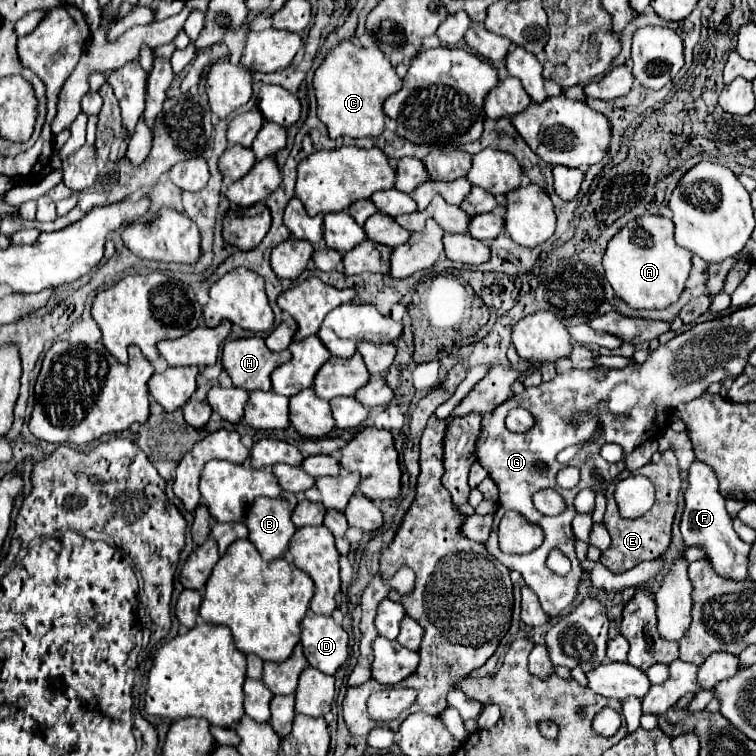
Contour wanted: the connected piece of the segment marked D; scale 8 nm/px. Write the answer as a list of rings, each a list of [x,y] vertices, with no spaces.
[[[306,614],[300,622],[300,642],[308,664],[324,674],[334,674],[348,658],[348,634],[332,616]]]

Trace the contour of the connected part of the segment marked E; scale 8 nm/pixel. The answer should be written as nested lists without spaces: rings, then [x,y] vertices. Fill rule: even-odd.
[[[664,452],[660,462],[658,464],[646,464],[642,466],[638,472],[634,474],[642,474],[646,476],[654,486],[656,486],[656,502],[654,502],[654,508],[650,508],[644,516],[640,518],[634,518],[634,520],[624,520],[620,518],[618,514],[618,506],[616,506],[616,500],[614,500],[614,484],[618,480],[624,480],[626,476],[630,476],[630,472],[622,472],[614,482],[608,484],[606,488],[606,498],[608,498],[608,506],[606,506],[606,514],[604,514],[604,524],[612,536],[612,544],[608,550],[604,550],[600,554],[600,562],[614,574],[622,574],[630,568],[634,568],[636,564],[640,562],[646,562],[646,560],[654,560],[658,556],[664,554],[664,550],[670,546],[670,540],[672,540],[672,520],[674,520],[674,514],[676,514],[676,500],[678,500],[678,494],[680,494],[680,476],[678,476],[678,462],[676,462],[676,456],[674,452]]]

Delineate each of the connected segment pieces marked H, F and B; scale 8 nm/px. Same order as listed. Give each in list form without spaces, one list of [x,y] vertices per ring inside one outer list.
[[[258,336],[230,340],[222,350],[224,370],[230,374],[234,386],[246,390],[270,390],[272,370],[288,360],[290,350],[272,354]]]
[[[694,460],[688,470],[688,488],[684,492],[684,512],[680,532],[686,546],[704,546],[708,560],[722,578],[744,580],[748,576],[748,552],[750,546],[742,542],[732,528],[732,518],[724,508],[724,496],[720,496],[718,480],[708,464]]]
[[[282,492],[278,498],[256,498],[246,512],[248,540],[258,548],[264,560],[282,558],[288,542],[296,532],[290,520],[292,508],[298,504],[296,494]]]

